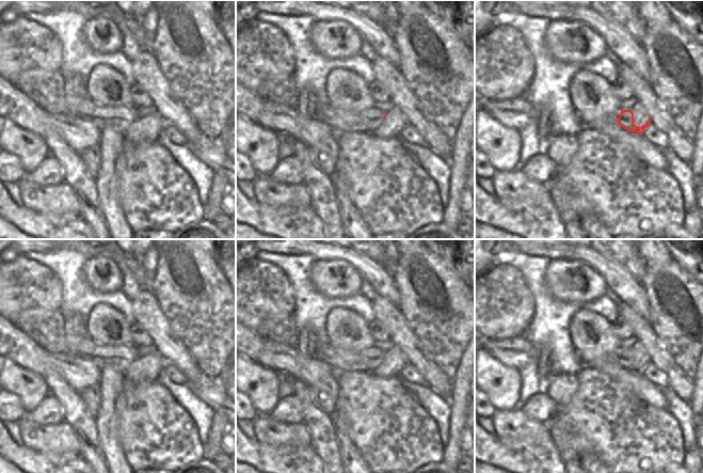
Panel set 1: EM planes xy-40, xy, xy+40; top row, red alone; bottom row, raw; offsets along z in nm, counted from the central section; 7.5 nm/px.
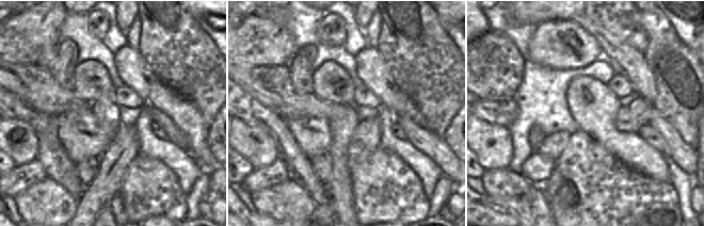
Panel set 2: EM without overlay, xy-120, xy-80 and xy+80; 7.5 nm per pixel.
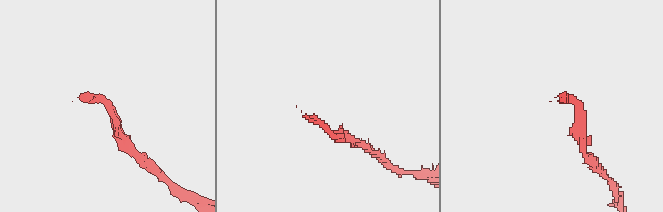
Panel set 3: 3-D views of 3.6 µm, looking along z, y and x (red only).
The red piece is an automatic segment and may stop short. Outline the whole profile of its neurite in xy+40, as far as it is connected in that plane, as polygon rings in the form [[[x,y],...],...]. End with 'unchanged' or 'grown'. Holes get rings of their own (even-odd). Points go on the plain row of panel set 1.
[[[619,349],[612,354],[612,357],[623,366],[624,368],[630,370],[636,370],[638,373],[642,373],[644,368],[651,364],[651,358],[649,357],[649,361],[641,365],[637,366],[634,363],[634,352],[632,349]]] | grown

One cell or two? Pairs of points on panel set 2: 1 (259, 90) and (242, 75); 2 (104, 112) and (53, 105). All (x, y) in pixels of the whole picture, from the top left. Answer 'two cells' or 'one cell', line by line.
1: one cell
2: two cells

